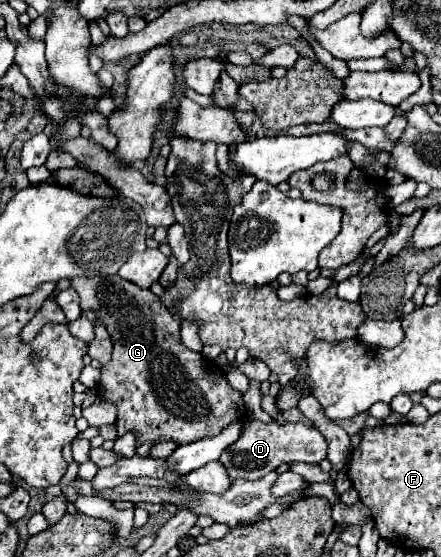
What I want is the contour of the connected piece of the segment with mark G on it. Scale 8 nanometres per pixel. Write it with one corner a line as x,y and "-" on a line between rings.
92,276
92,278
72,278
72,288
78,292
80,296
80,308
82,310
96,310
96,314
100,316
102,324
106,326
112,342
114,342
114,352
112,352
112,360
102,368
102,376
100,376
100,396
108,402
114,402
116,408
118,408
118,424
116,424
116,430
118,430
118,436
124,436
126,432
134,432
136,434
136,442
138,446
144,444
144,442
152,442
152,444
158,444
158,442
166,442
166,440
172,440
176,444
190,444
192,440
202,440
204,436
216,436
216,432
222,432
224,428
228,428
228,424
234,424
236,420
242,418
244,414
244,402
242,402
242,392
234,390
224,372
210,360
204,360
200,356
200,352
192,352
188,348
184,348
182,340
180,340
180,318
172,316
158,300
158,296
154,296
148,288
140,288
120,276

